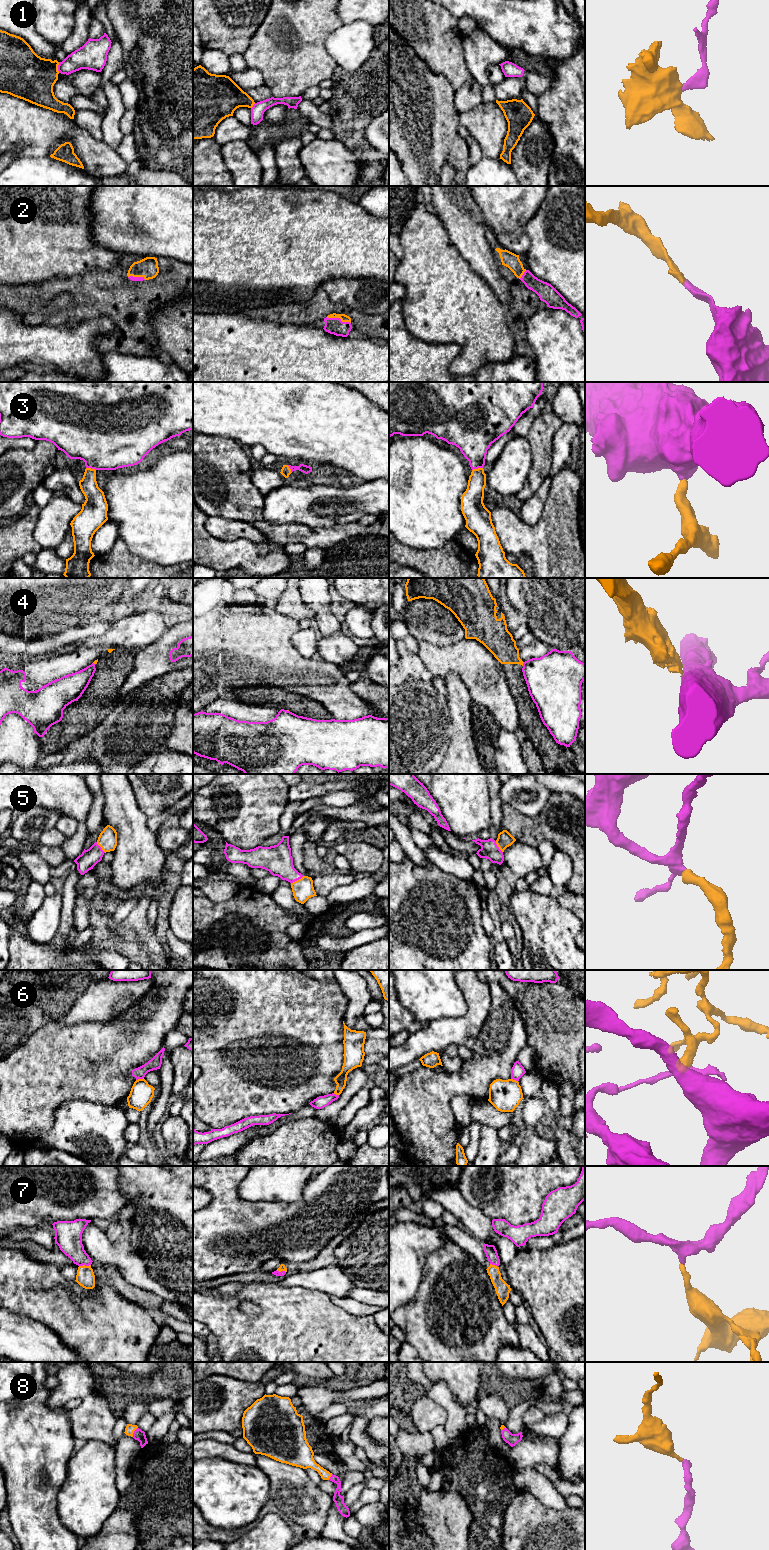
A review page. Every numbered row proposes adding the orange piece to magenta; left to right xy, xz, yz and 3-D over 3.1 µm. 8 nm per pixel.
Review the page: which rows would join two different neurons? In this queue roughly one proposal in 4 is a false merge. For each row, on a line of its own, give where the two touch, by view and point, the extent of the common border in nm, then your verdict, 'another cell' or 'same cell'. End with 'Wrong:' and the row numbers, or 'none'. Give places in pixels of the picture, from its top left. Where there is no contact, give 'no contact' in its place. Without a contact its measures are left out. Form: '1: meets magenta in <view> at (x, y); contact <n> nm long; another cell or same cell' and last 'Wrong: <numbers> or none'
1: meets magenta in xy at (58, 67); contact 90 nm long; another cell
2: meets magenta in xz at (338, 318); contact 200 nm long; same cell
3: meets magenta in yz at (477, 468); contact 90 nm long; same cell
4: meets magenta in yz at (523, 664); contact 40 nm long; another cell
5: meets magenta in xz at (297, 879); contact 120 nm long; same cell
6: meets magenta in xy at (139, 1078); contact 70 nm long; same cell
7: meets magenta in xy at (84, 1264); contact 100 nm long; same cell
8: meets magenta in xy at (134, 1432); contact 90 nm long; same cell
Wrong: 1, 4

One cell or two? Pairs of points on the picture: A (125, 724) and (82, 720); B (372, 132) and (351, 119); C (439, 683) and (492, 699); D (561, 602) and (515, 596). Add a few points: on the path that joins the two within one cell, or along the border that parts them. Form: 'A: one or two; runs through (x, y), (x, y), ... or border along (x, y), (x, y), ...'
A: two; border along (116, 704), (93, 729), (82, 736)
B: two; border along (378, 115), (365, 129), (365, 138), (371, 147)
C: two; border along (434, 677), (440, 677), (444, 681)
D: one; runs through (550, 596), (526, 596)

